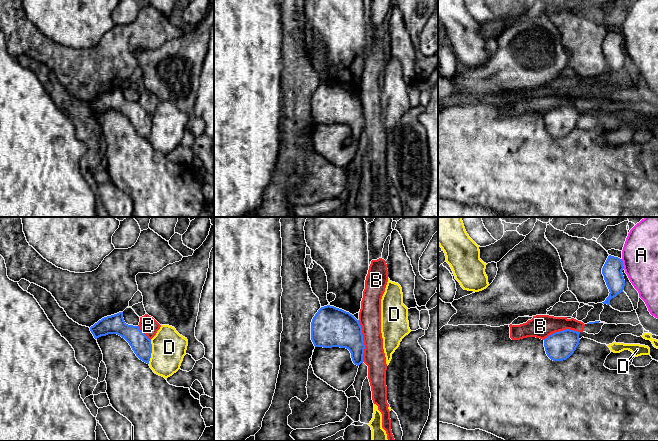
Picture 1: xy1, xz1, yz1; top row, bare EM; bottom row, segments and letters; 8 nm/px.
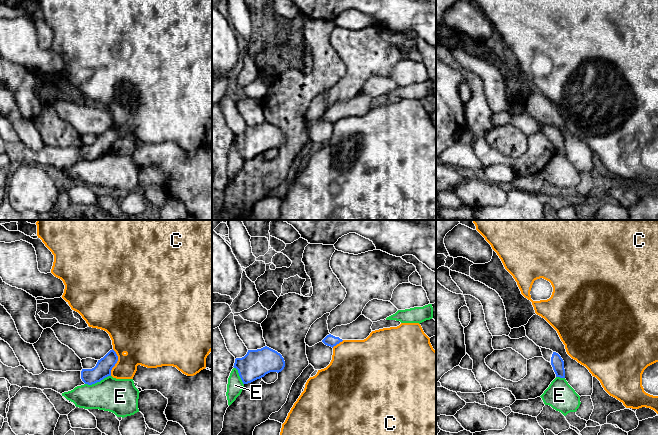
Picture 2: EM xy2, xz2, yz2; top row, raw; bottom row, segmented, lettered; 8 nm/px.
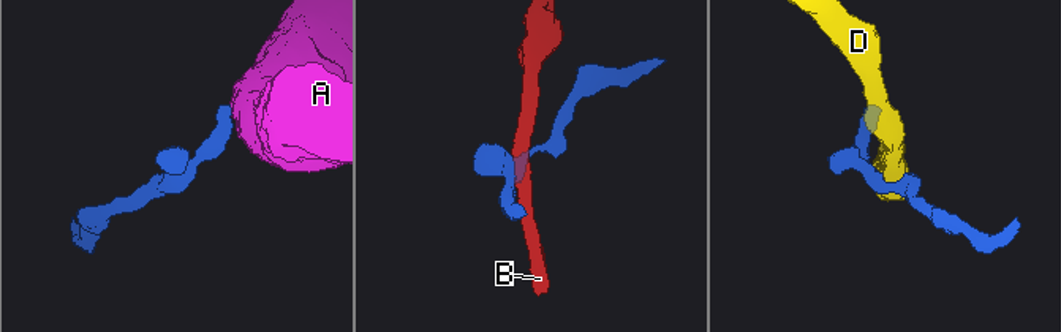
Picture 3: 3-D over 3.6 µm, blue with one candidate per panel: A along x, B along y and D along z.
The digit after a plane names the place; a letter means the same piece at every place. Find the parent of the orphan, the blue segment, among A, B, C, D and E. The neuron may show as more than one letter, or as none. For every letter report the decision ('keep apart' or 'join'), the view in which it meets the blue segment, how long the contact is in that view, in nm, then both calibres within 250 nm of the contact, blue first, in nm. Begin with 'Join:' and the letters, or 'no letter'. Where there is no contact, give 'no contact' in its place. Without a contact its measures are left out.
Join: no letter
A: keep apart; meets blue in yz1; contact 80 nm long; 160 nm thick on the blue side, 280 nm on the other
B: keep apart; meets blue in xz1; contact 340 nm long; 300 nm thick on the blue side, 180 nm on the other
C: keep apart; meets blue in xy2; contact 220 nm long; 130 nm thick on the blue side, 300 nm on the other
D: keep apart; meets blue in xy1; contact 190 nm long; 160 nm thick on the blue side, 280 nm on the other
E: keep apart; meets blue in xy2; contact 220 nm long; 130 nm thick on the blue side, 280 nm on the other

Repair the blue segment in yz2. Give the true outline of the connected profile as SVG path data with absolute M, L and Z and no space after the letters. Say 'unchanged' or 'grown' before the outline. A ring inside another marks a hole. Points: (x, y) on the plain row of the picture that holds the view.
grown; M540 123L543 134L550 138L556 153L565 154L564 137L561 132L550 125Z

